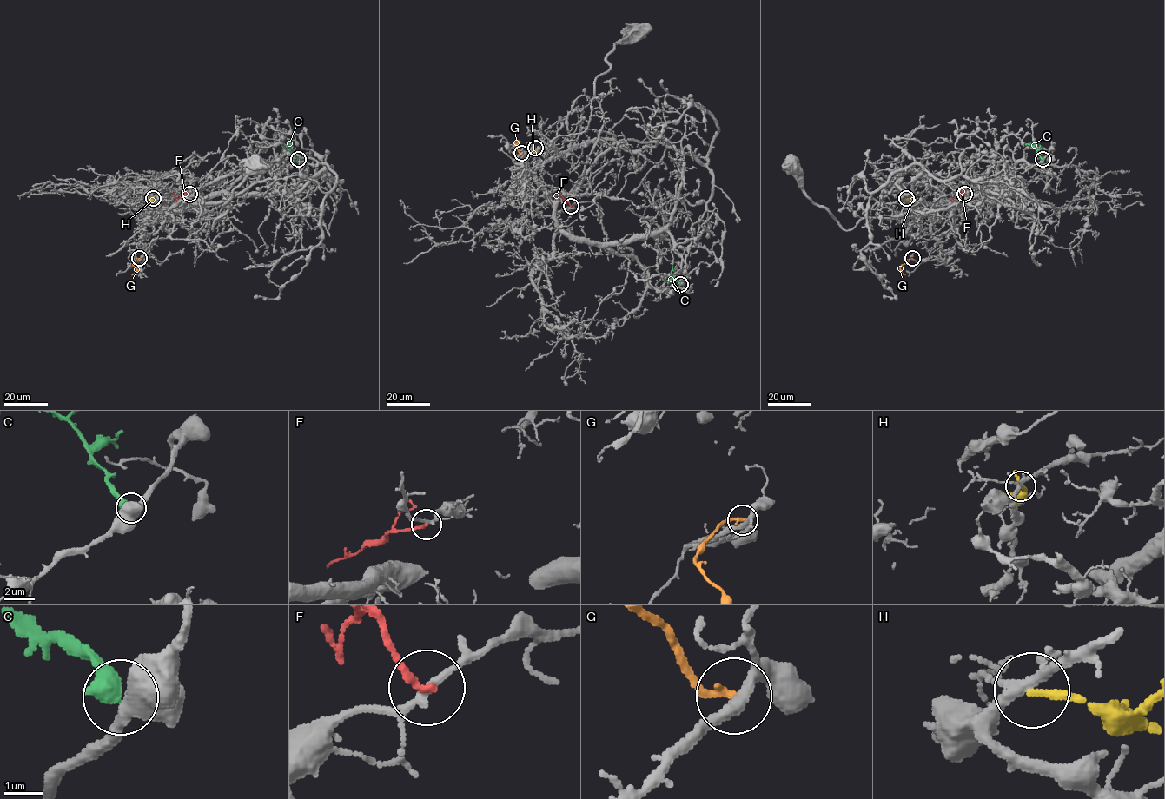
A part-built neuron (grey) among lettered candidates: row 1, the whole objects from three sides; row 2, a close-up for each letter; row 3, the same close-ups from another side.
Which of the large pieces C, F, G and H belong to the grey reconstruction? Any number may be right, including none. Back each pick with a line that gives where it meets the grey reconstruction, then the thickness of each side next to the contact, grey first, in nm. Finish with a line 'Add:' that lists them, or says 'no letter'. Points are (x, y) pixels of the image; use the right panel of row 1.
H: (906, 198) | 240/190 nm
Add: H

